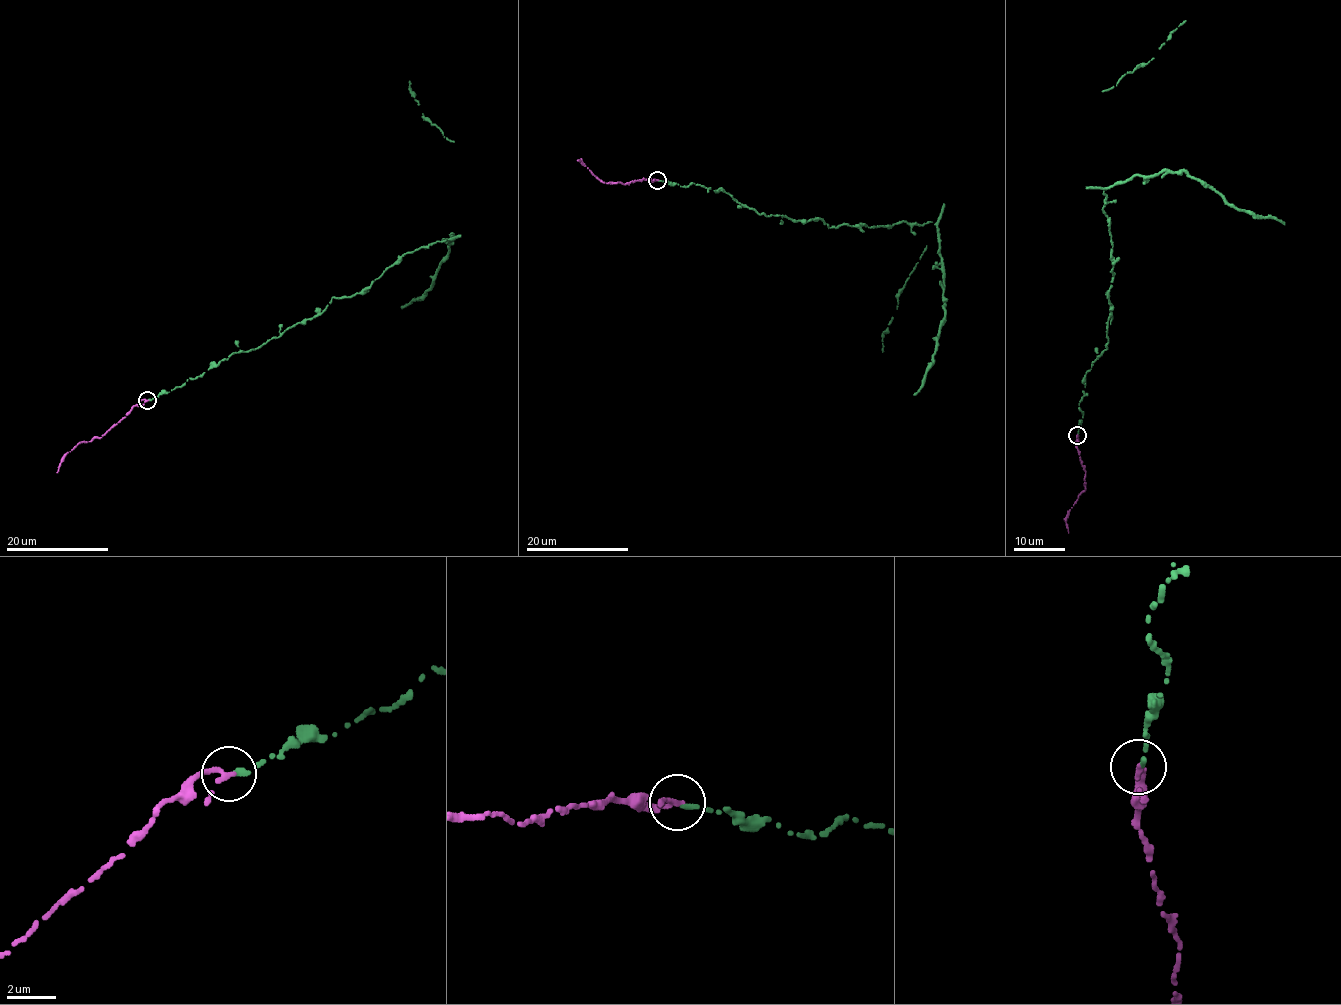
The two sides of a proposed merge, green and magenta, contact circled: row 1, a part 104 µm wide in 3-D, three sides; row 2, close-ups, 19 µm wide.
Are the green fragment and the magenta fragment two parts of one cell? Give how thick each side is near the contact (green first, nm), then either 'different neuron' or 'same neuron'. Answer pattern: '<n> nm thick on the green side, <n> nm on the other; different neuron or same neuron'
200 nm thick on the green side, 190 nm on the other; same neuron

